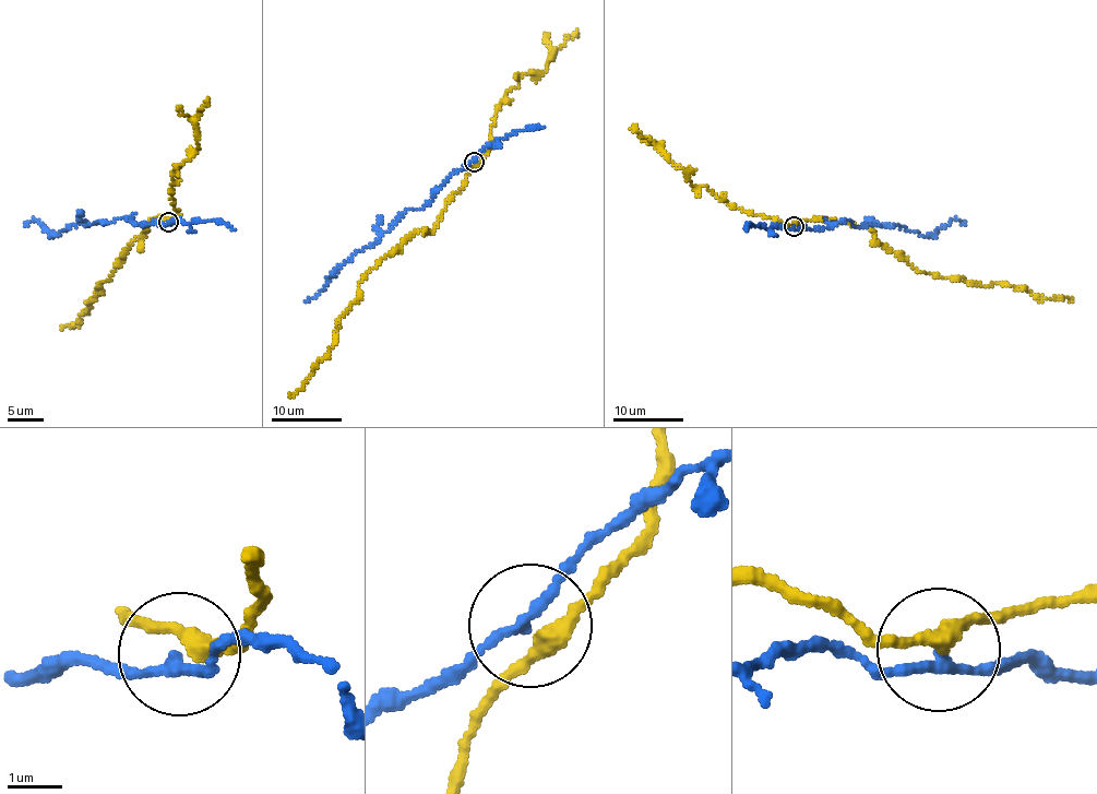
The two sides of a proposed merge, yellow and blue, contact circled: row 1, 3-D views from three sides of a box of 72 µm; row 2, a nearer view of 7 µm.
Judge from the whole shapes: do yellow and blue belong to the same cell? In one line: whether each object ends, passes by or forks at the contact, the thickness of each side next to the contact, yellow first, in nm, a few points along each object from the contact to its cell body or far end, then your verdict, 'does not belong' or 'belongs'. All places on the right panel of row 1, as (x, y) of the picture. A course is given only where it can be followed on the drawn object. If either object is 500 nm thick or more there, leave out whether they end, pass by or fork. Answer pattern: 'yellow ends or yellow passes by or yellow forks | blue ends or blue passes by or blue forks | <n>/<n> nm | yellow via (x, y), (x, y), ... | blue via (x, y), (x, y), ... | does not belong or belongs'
yellow passes by | blue passes by | 280/160 nm | yellow via (795, 226), (819, 217), (855, 223), (872, 230), (919, 271), (1073, 300) | blue via (793, 226), (829, 229), (845, 221), (858, 226), (895, 225), (929, 236), (956, 218), (964, 224) | does not belong

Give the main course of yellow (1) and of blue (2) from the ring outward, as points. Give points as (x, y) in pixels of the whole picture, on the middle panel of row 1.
1: (475, 163), (445, 203), (442, 217), (406, 239), (359, 284), (359, 298), (338, 320), (335, 343), (288, 398)
2: (475, 161), (454, 170), (419, 210), (403, 212), (373, 244), (358, 250), (335, 270), (319, 295), (306, 300)

